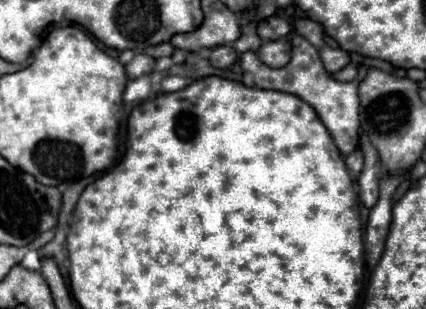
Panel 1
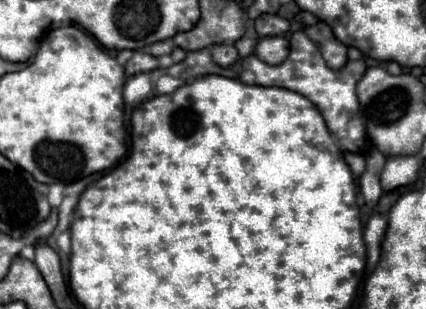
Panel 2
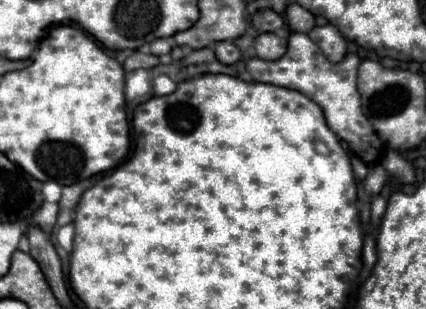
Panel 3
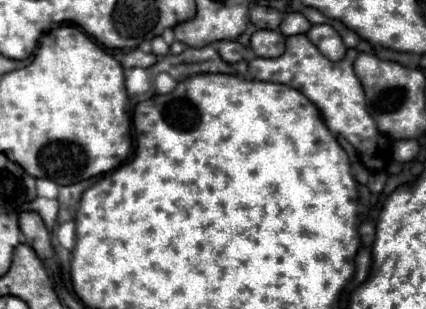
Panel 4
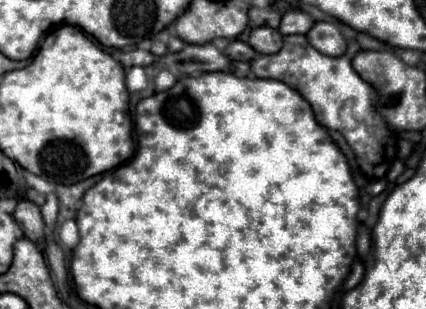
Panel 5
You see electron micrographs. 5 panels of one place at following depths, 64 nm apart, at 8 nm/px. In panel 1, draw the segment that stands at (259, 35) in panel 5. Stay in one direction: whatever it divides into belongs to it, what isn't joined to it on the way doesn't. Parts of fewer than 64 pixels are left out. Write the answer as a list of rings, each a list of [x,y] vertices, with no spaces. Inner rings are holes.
[[[286,40],[266,42],[260,46],[258,56],[270,68],[284,68],[284,64],[288,64],[288,60],[290,60],[290,42],[286,42]]]

